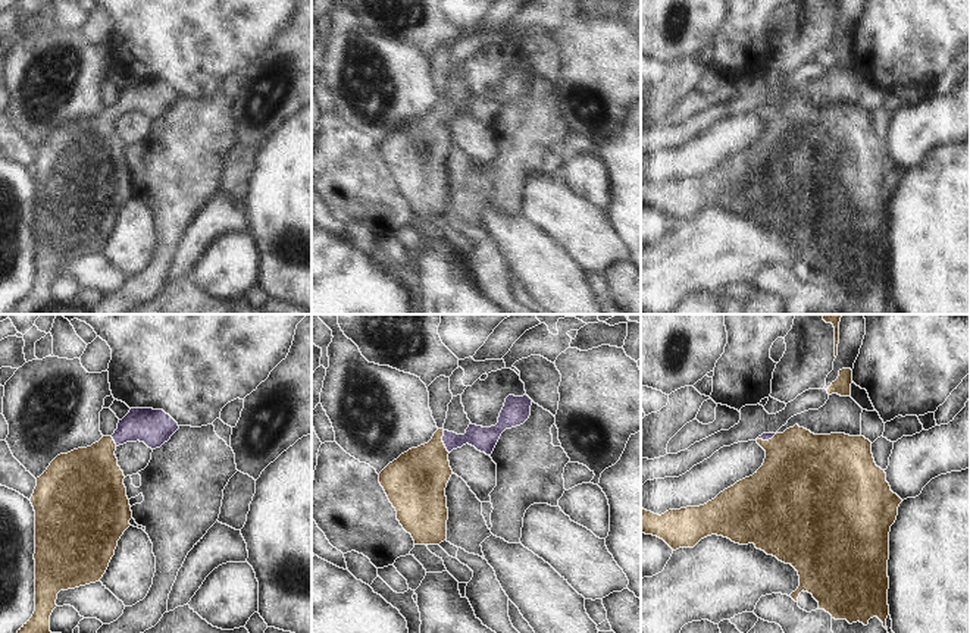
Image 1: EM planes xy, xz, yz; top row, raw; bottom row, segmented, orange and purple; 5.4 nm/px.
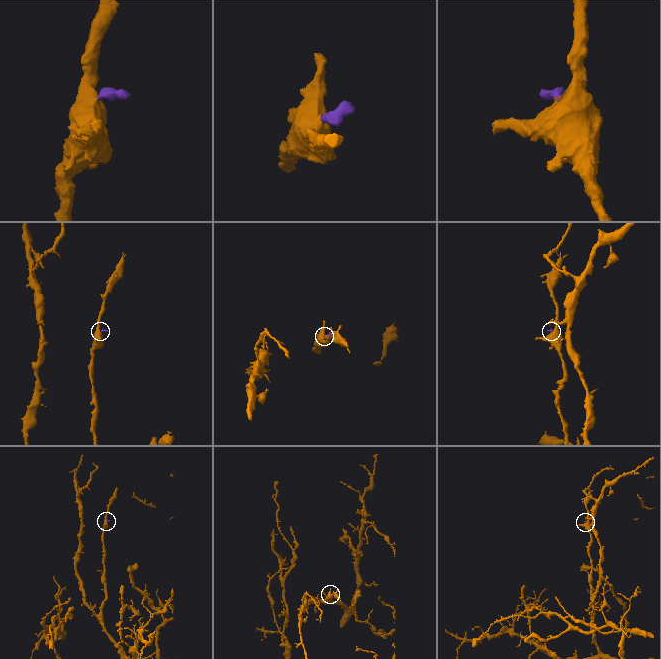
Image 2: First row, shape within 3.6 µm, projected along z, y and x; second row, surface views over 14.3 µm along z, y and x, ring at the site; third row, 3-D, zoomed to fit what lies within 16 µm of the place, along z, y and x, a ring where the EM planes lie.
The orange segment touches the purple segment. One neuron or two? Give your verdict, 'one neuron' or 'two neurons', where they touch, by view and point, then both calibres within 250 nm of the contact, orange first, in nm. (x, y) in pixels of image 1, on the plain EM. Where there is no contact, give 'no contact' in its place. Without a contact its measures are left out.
one neuron | xz (443, 113) | 320/140 nm

